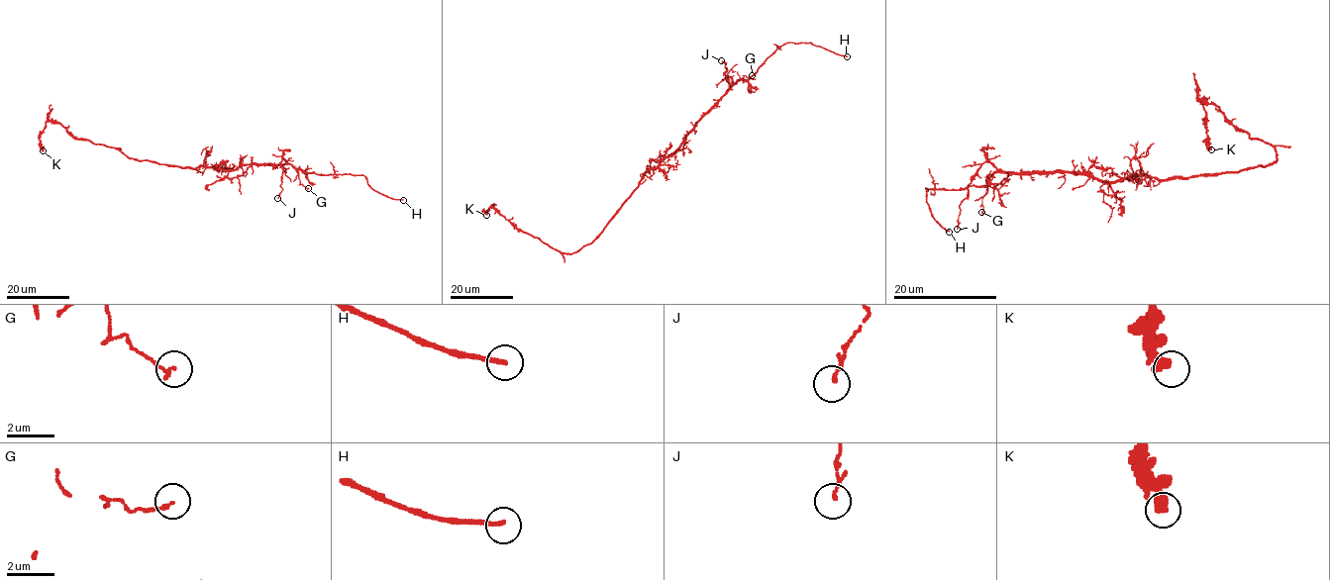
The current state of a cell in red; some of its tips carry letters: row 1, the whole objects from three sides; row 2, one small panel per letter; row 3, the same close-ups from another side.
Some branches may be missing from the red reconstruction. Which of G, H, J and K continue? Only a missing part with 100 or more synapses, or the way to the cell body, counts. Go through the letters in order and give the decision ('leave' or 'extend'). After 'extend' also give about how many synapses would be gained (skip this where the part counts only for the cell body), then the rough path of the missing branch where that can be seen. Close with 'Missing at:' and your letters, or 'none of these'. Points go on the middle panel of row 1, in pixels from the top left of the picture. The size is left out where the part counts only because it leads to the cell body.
G: leave
H: extend
J: leave
K: leave
Missing at: H

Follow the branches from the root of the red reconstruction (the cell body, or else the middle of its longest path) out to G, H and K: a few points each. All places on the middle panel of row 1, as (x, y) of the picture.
G: (652, 168), (677, 149), (695, 124), (735, 83), (744, 75), (752, 75)
H: (652, 168), (677, 149), (695, 124), (734, 84), (748, 79), (786, 43), (811, 43), (847, 56)
K: (652, 168), (604, 230), (570, 253), (519, 231), (492, 207), (483, 212), (486, 215)

